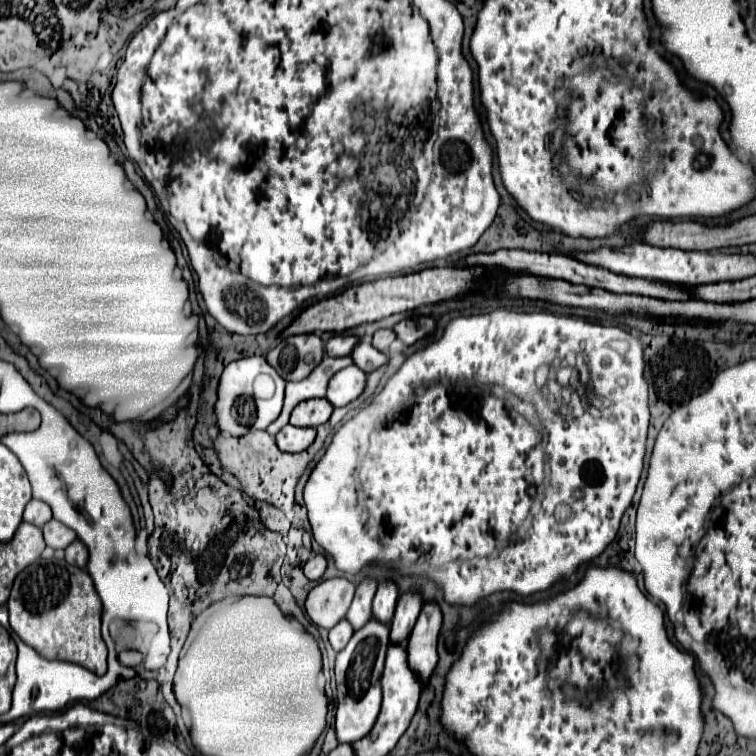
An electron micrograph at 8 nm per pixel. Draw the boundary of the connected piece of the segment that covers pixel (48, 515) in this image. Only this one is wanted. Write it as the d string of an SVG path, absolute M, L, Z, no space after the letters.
M32 499L24 509L24 521L34 523L36 527L42 527L50 519L52 519L52 509L44 501Z

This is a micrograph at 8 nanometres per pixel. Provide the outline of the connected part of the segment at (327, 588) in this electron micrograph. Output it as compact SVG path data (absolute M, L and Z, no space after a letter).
M344 577L320 581L306 599L308 617L324 629L332 629L340 623L354 599L354 585Z

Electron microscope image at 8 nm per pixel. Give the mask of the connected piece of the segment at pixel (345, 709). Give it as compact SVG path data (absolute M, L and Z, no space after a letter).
M372 619L366 627L356 631L348 645L336 655L336 689L338 689L338 707L336 707L336 737L340 743L354 743L362 739L376 723L380 713L382 689L380 677L384 669L384 657L388 649L388 625Z

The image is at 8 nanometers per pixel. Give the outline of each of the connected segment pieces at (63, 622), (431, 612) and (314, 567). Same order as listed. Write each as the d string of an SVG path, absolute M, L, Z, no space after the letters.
M38 559L14 579L10 599L10 627L46 659L82 665L96 675L106 673L106 643L100 635L102 603L90 575L60 559Z
M436 603L422 607L416 627L408 637L406 653L408 665L422 685L430 683L434 669L438 667L438 633L442 625L442 615Z
M316 555L314 559L310 559L306 565L304 565L304 575L310 579L310 581L318 581L326 571L326 559L322 555Z

